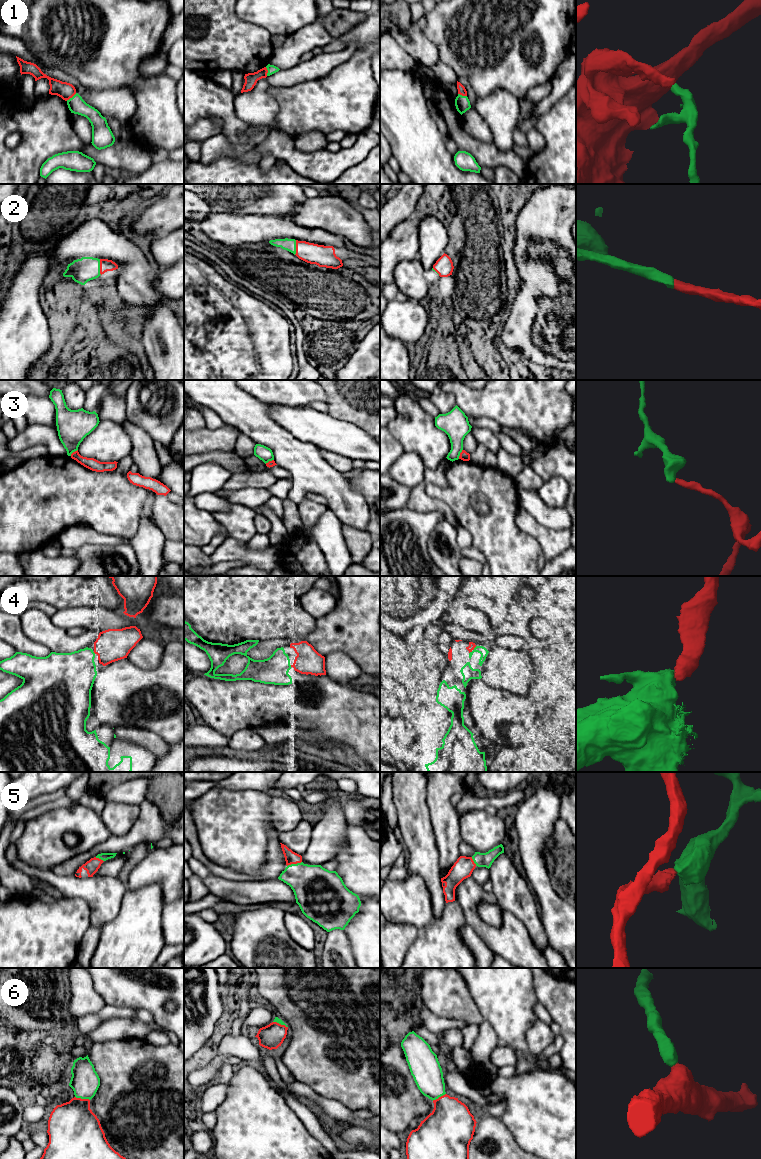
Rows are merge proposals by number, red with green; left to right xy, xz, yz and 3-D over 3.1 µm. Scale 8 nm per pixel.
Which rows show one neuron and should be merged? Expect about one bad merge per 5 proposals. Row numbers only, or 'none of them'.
1, 2, 4, 5, 6

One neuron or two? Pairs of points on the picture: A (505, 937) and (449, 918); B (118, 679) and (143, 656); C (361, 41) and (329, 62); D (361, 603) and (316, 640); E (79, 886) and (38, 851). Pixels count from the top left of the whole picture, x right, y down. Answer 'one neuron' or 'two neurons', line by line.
A: two neurons
B: two neurons
C: two neurons
D: one neuron
E: two neurons

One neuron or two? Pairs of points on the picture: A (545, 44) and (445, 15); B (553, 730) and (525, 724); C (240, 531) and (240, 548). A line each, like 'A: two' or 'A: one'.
A: one
B: two
C: two

